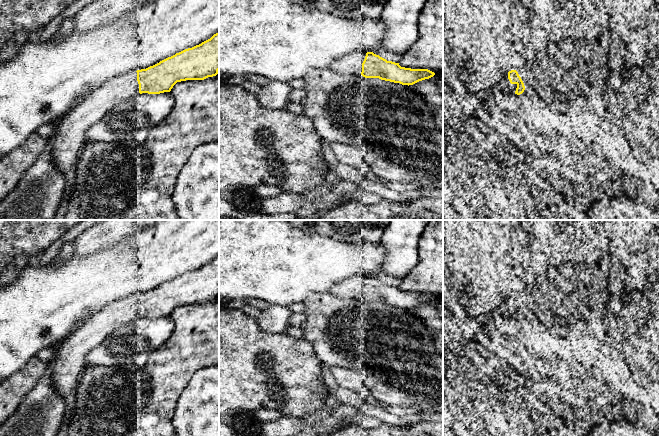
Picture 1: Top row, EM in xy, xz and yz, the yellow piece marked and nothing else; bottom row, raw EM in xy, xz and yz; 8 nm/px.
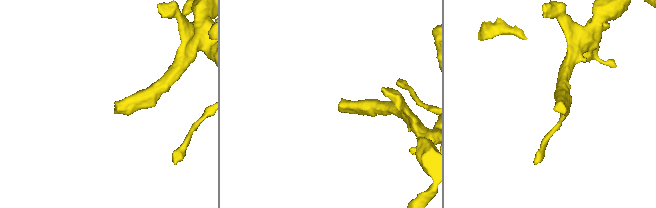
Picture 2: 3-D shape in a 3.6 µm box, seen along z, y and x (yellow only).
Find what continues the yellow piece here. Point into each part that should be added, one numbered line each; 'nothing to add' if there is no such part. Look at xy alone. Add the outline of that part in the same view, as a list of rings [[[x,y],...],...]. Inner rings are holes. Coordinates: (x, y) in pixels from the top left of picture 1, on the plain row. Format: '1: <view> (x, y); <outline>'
1: xy (65, 369); [[[132,295],[110,303],[74,330],[60,343],[56,356],[50,361],[50,376],[55,391],[64,399],[68,397],[79,383],[80,375],[84,370],[86,355],[99,346],[115,329],[127,326],[138,318],[137,296]]]

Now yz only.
1: yz (504, 309); [[[508,297],[504,298],[500,304],[498,305],[498,308],[496,310],[496,313],[499,314],[502,317],[505,318],[515,318],[517,312],[517,308],[511,308],[508,303]]]

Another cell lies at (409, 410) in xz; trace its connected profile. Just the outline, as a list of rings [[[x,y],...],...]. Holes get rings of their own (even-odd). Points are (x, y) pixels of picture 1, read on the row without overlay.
[[[416,405],[407,406],[407,407],[397,406],[397,414],[403,418],[407,415],[415,415],[420,412],[423,412],[423,411]]]

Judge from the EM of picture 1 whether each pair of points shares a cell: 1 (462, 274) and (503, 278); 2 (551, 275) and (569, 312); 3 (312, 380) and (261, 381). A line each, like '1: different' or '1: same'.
1: same
2: same
3: same

